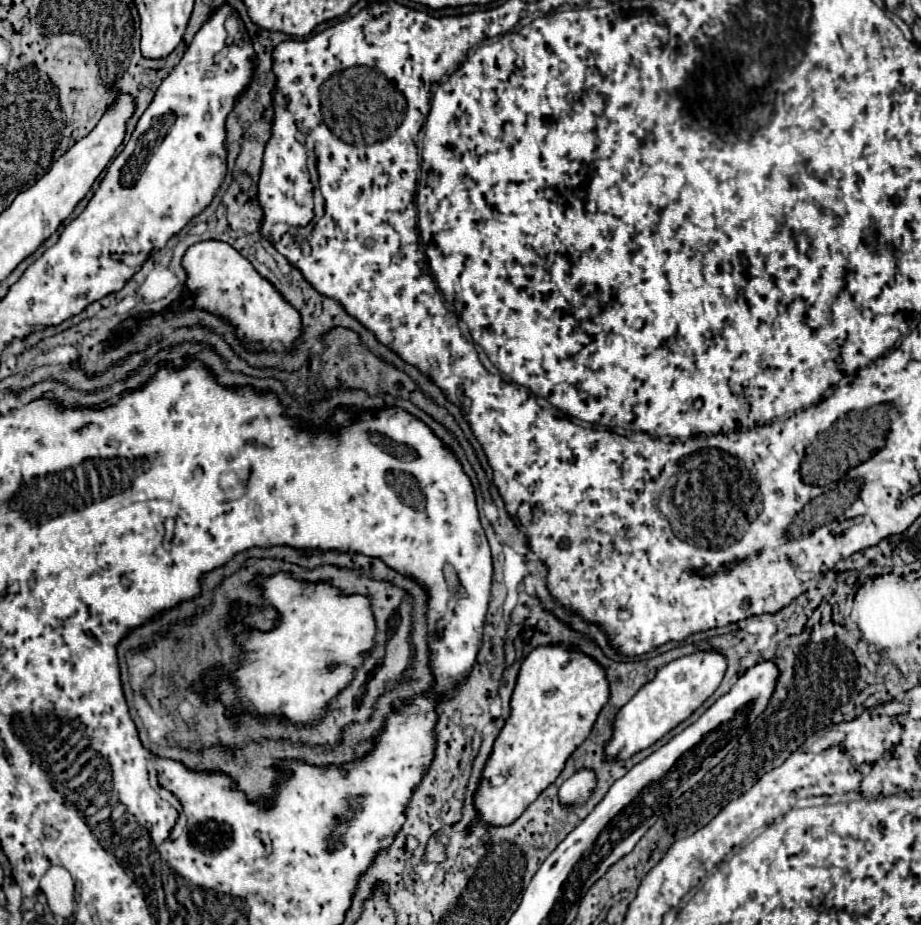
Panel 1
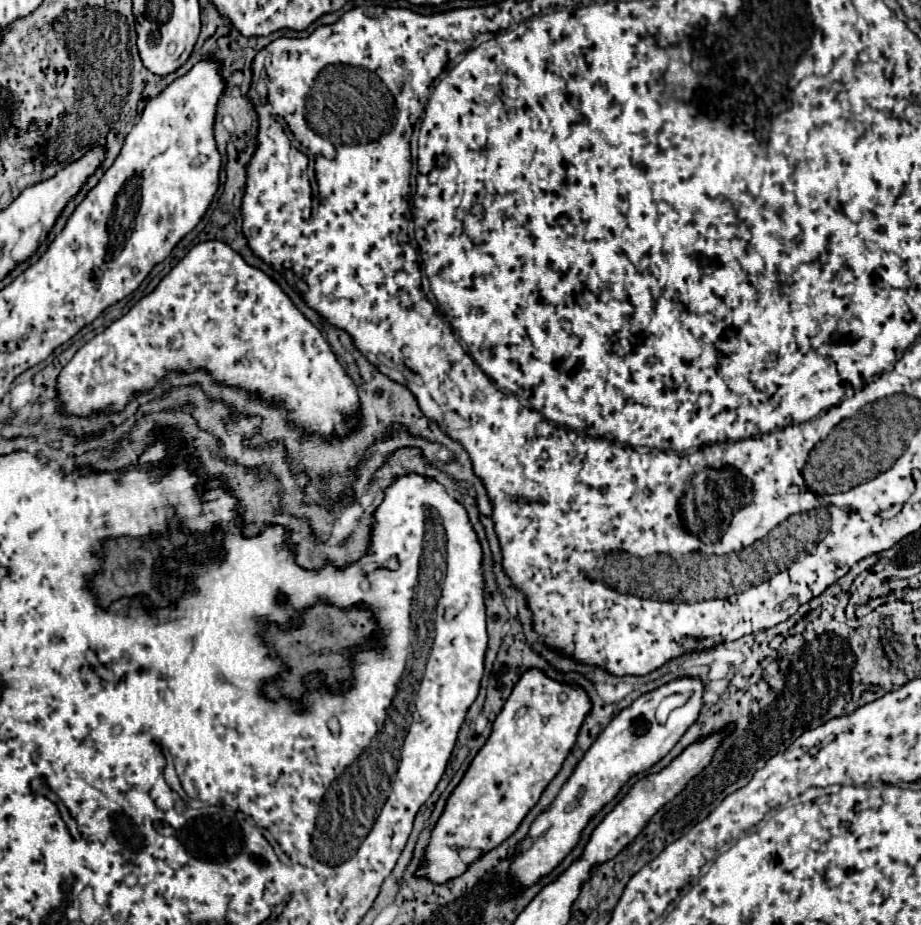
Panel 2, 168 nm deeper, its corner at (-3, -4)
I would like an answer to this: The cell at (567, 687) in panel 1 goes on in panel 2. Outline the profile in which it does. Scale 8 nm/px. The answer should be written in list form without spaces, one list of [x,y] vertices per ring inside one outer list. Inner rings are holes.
[[[527,670],[495,718],[485,746],[449,794],[415,876],[445,884],[465,872],[459,858],[461,848],[489,852],[507,840],[559,772],[589,710],[591,702],[585,690],[545,678],[541,670]]]

